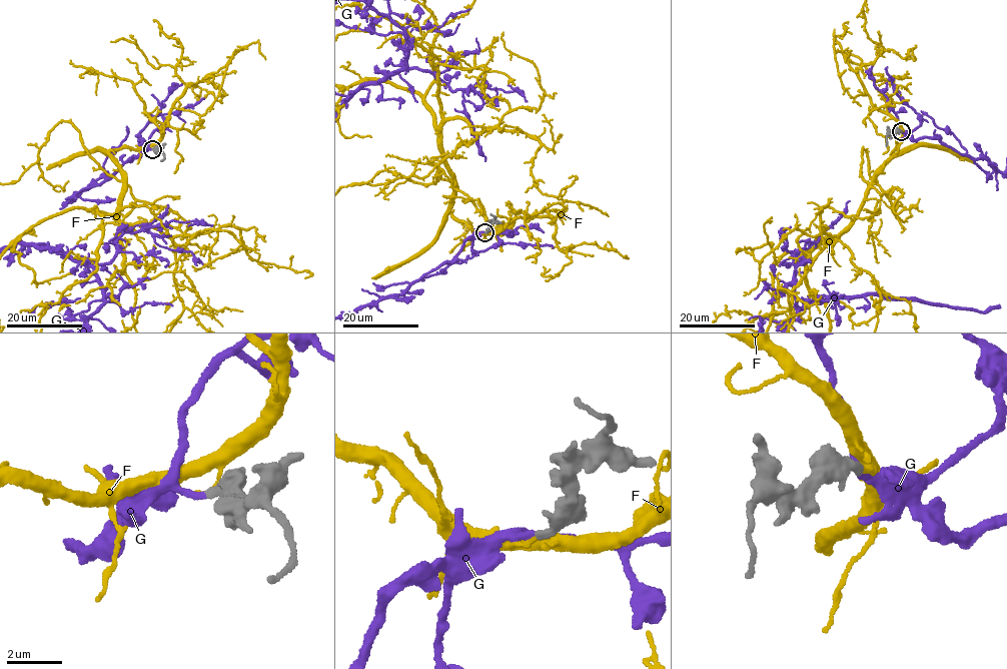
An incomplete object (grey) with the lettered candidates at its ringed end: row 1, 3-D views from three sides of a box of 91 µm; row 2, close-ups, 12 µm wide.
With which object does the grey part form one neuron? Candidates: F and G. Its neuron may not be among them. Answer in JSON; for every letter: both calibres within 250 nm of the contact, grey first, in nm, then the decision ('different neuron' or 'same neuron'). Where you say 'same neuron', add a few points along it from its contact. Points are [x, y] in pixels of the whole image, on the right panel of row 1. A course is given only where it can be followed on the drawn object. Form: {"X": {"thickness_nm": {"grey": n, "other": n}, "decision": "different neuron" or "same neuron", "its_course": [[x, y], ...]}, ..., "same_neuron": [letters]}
{"F": {"thickness_nm": {"grey": 360, "other": 120}, "decision": "different neuron"}, "G": {"thickness_nm": {"grey": 360, "other": 220}, "decision": "same neuron"}, "same_neuron": ["G"]}

